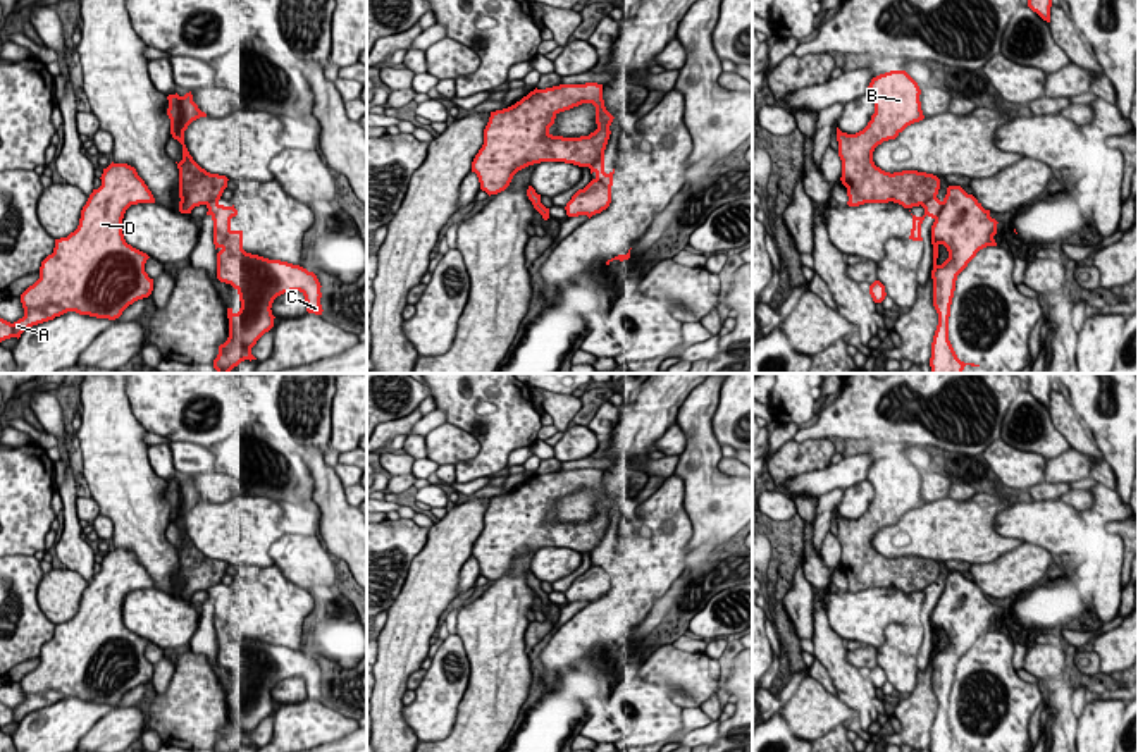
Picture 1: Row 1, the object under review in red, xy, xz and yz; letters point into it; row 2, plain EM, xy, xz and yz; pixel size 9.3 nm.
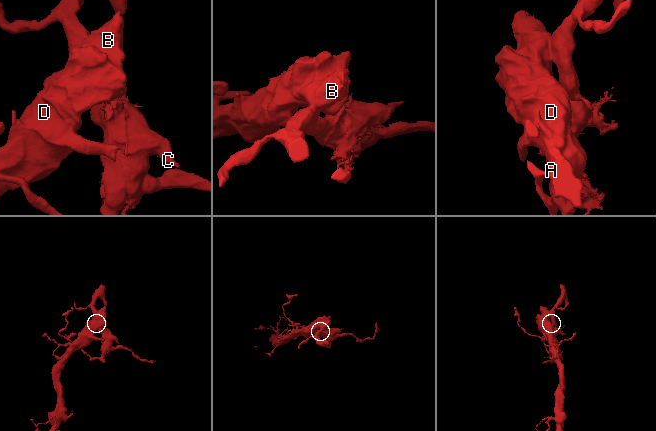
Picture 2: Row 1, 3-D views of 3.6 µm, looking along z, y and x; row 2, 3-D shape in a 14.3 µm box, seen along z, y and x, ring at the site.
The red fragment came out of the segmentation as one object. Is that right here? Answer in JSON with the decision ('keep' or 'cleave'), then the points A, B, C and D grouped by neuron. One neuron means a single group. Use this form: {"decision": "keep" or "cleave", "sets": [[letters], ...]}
{"decision": "cleave", "sets": [["A", "B", "D"], ["C"]]}

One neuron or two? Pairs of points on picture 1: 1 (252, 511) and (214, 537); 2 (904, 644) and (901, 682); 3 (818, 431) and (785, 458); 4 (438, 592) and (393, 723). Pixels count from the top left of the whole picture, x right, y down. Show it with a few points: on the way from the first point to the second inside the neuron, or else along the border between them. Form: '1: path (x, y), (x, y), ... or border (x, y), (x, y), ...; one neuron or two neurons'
1: path (243, 520), (233, 530), (222, 530); one neuron
2: path (901, 653), (901, 673); one neuron
3: border (830, 437), (792, 439); two neurons
4: path (410, 625), (402, 653), (391, 668), (391, 690); one neuron

